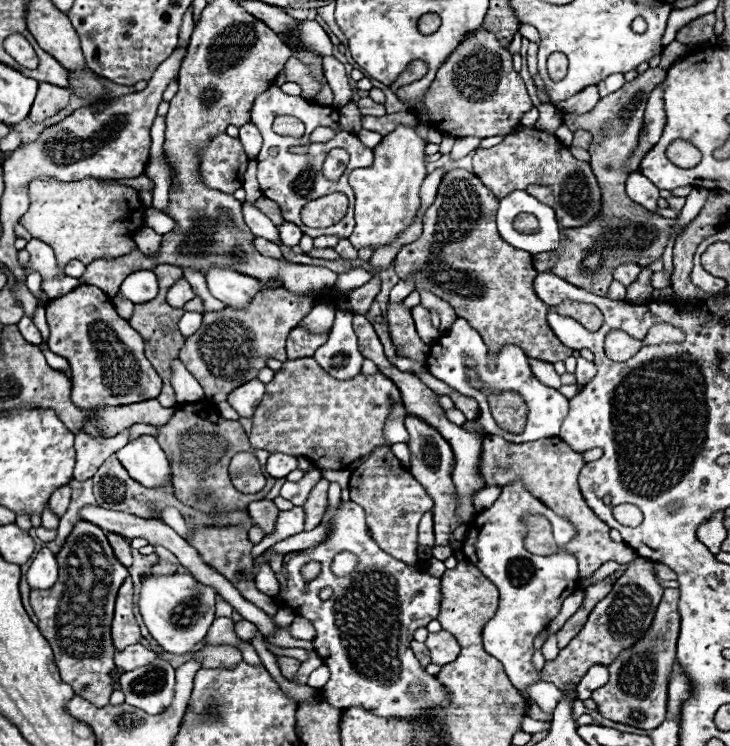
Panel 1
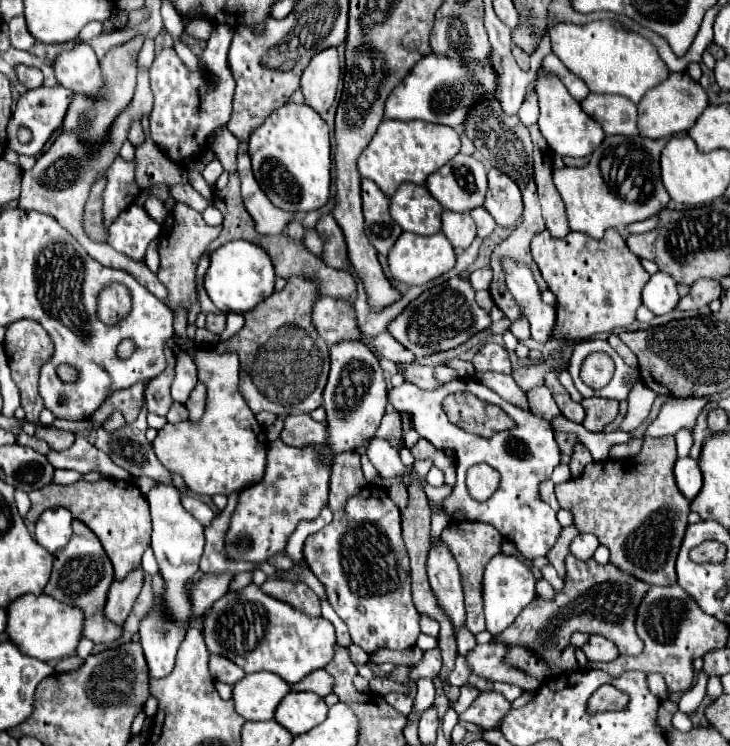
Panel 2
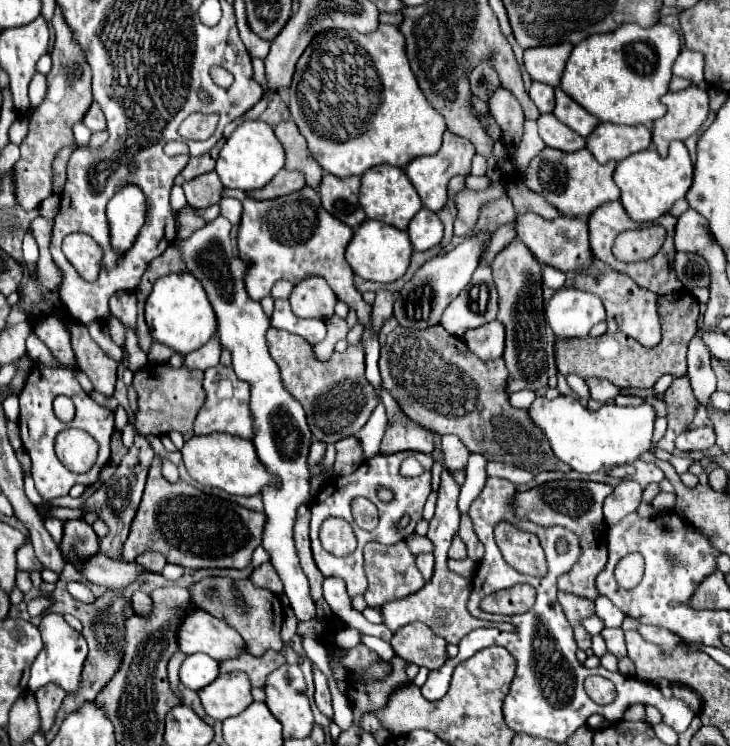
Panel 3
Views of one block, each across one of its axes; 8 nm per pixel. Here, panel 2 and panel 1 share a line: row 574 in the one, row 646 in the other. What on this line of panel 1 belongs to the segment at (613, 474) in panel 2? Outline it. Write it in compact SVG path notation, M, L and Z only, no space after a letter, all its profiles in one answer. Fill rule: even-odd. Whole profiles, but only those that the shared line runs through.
M666 588L656 618L652 622L652 628L646 632L644 640L640 640L640 644L634 644L632 648L626 648L626 652L622 652L618 660L614 660L614 664L608 666L610 670L608 684L592 692L592 698L596 700L602 716L642 730L654 730L658 724L662 724L662 720L666 720L666 700L668 700L666 680L674 664L676 640L680 632L678 598L680 598L678 588ZM620 684L626 684L626 692L622 690Z

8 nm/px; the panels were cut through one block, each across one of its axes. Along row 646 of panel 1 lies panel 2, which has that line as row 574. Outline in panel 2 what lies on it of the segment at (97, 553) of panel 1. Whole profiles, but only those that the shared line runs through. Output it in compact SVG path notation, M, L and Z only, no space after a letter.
M74 520L74 534L66 548L54 552L54 568L50 582L44 588L44 594L54 596L60 602L74 604L84 610L86 624L84 624L84 638L90 638L94 644L108 644L122 636L122 626L116 626L114 622L104 618L104 604L108 588L114 580L114 568L110 558L106 556L100 540L94 532L90 532L82 522Z

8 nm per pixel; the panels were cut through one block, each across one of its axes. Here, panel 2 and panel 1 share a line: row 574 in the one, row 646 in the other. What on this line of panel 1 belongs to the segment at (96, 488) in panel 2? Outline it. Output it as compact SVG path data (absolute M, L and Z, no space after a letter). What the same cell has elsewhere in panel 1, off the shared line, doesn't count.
M126 578L116 598L116 612L112 622L112 640L116 650L136 644L140 640L140 626L132 612L132 578Z

